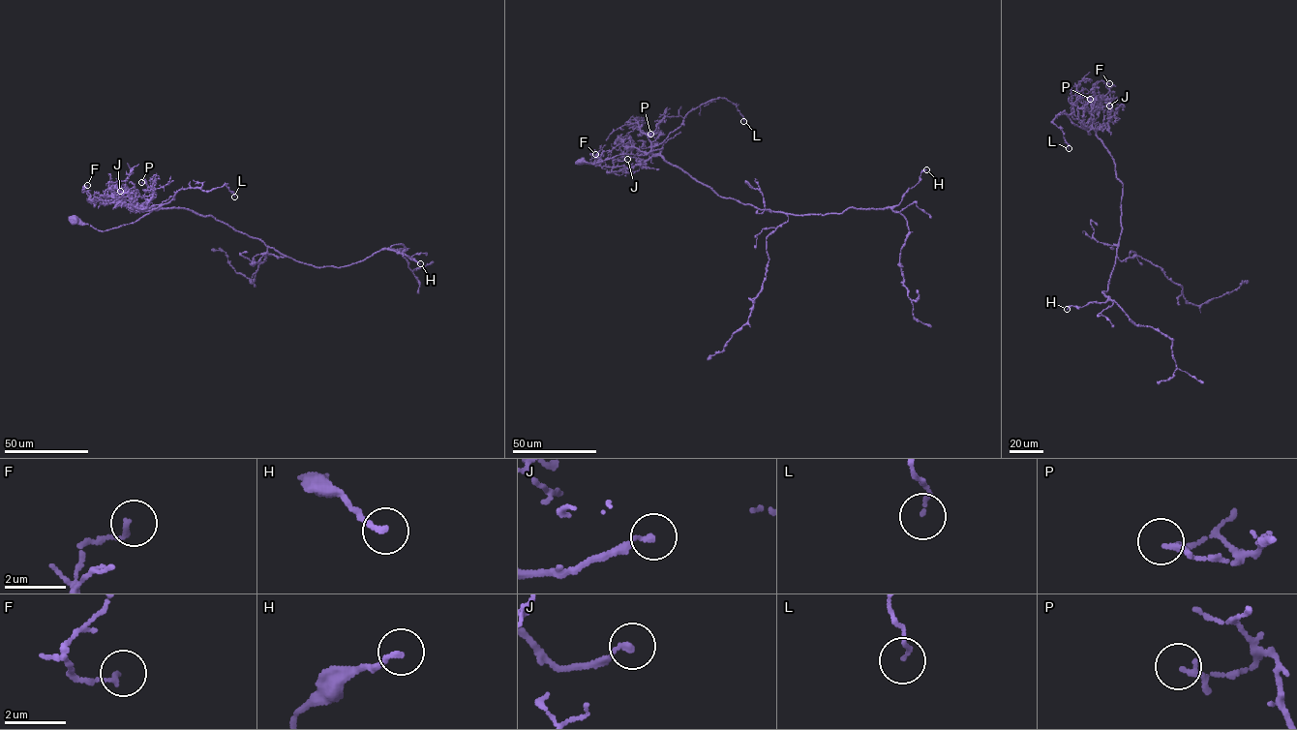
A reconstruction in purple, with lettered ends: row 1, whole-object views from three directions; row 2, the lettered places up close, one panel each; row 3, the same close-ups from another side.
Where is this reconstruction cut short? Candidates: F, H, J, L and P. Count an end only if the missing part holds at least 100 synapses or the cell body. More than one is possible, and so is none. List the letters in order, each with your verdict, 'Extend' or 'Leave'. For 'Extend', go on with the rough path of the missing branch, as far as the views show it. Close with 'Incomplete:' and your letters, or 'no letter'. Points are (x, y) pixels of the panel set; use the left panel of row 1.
F: Leave
H: Leave
J: Leave
L: Leave
P: Leave
Incomplete: no letter

